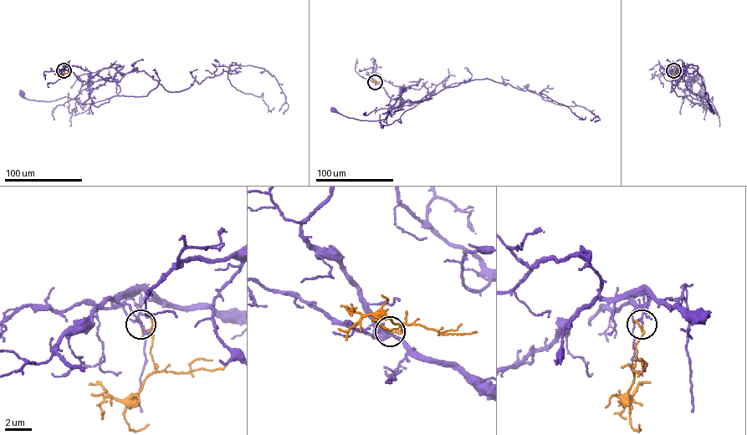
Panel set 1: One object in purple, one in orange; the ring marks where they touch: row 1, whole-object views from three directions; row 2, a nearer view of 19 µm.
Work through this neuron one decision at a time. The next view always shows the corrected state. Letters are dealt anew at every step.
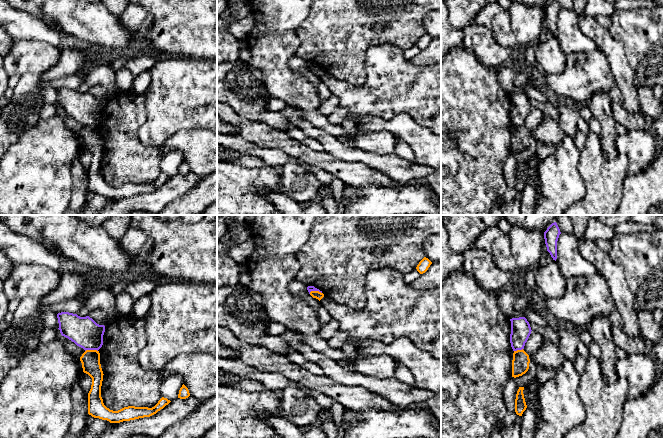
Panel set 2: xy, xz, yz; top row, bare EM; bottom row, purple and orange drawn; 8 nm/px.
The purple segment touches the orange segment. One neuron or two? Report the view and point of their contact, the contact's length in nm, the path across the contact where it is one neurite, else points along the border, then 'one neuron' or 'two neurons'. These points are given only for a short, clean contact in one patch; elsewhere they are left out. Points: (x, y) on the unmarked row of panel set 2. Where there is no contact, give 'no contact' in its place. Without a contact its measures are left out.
meets purple in xy at (91, 125); contact 100 nm long; two neurons

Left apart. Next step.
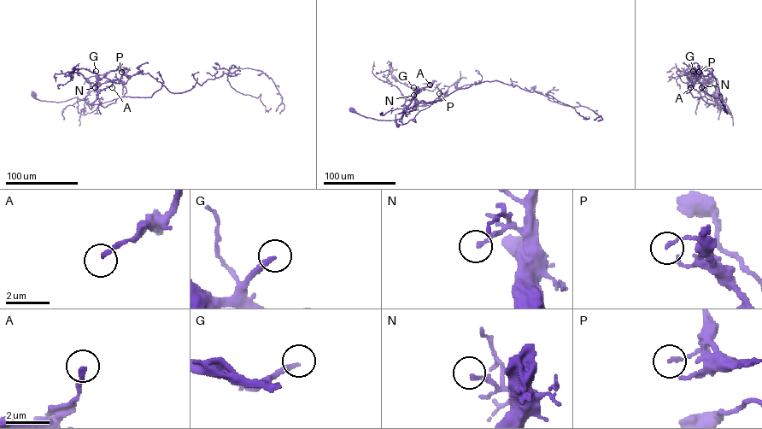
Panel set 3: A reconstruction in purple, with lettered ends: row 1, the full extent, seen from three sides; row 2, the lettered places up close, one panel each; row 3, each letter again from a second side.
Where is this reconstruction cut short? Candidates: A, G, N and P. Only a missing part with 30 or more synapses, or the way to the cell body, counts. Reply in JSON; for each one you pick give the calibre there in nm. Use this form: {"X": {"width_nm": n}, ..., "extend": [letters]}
{"G": {"width_nm": 200}, "extend": ["G"]}

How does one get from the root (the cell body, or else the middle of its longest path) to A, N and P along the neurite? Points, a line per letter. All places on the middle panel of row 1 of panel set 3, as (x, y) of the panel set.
A: (351, 109), (378, 120), (401, 118), (416, 93), (430, 85)
N: (351, 109), (367, 118), (395, 120), (402, 117), (416, 94), (413, 95)
P: (351, 109), (367, 118), (395, 120), (402, 117), (406, 108), (439, 100), (442, 94), (439, 93)

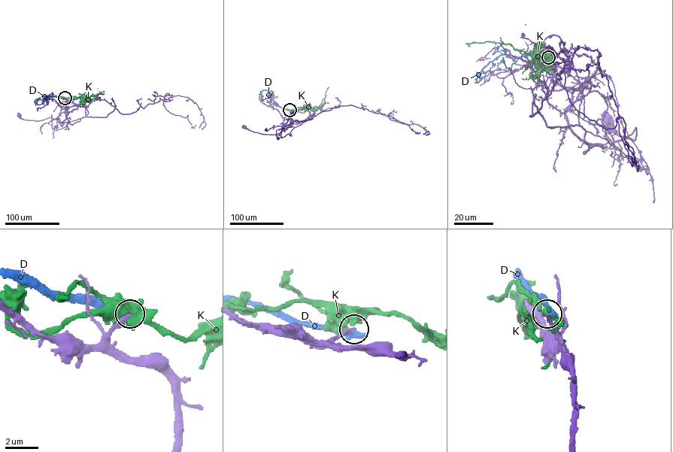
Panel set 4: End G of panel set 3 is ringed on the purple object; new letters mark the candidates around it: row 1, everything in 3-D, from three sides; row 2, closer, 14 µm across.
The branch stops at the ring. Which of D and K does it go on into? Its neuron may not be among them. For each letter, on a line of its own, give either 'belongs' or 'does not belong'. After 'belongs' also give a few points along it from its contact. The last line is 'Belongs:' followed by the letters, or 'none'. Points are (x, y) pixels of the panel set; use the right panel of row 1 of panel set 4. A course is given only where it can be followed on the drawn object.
D: does not belong
K: does not belong
Belongs: none

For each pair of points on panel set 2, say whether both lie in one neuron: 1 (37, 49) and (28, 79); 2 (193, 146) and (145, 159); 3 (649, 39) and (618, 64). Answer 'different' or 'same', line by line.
1: different
2: different
3: different

